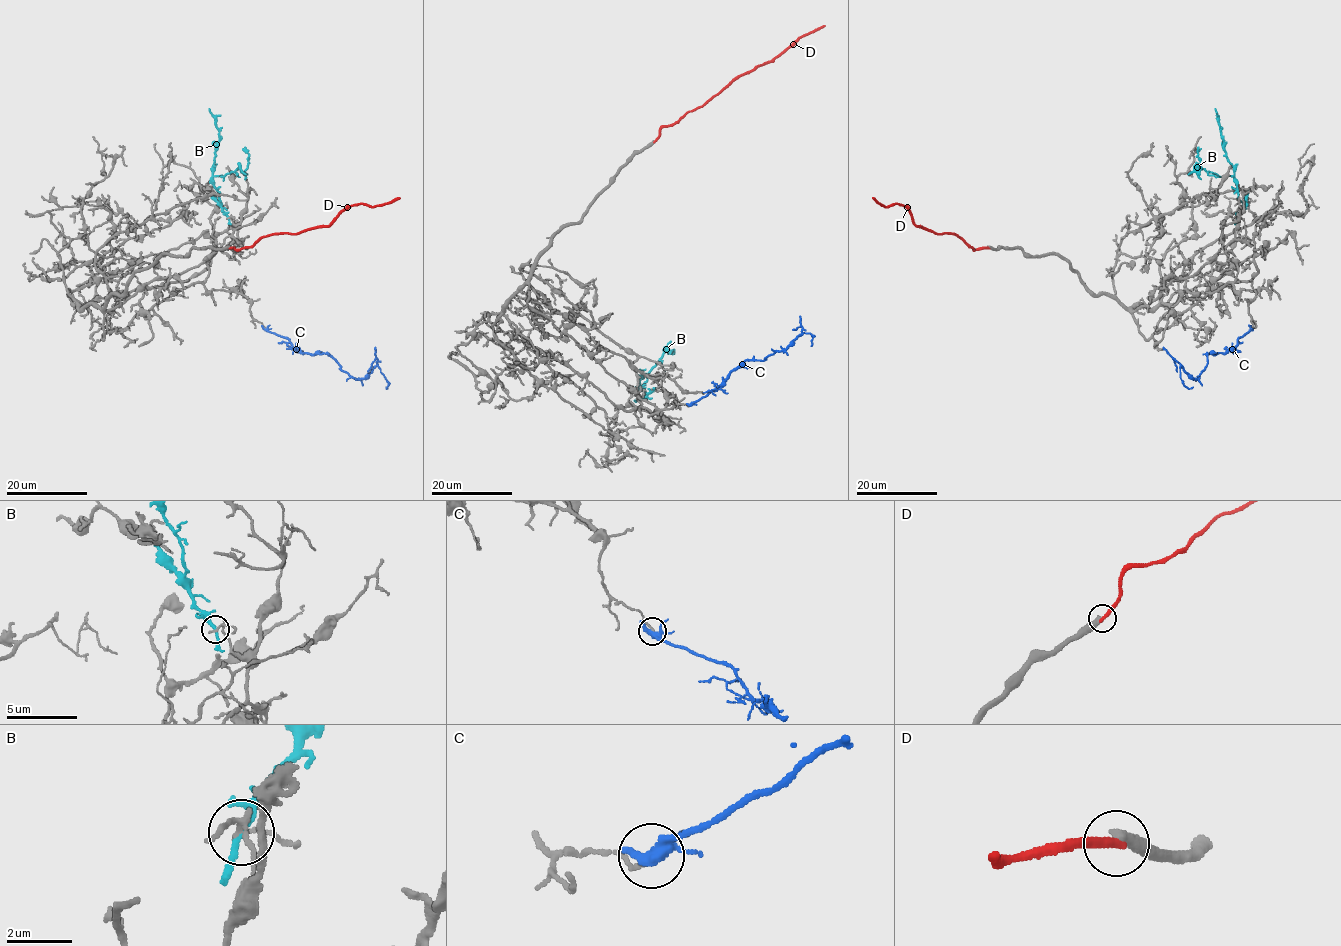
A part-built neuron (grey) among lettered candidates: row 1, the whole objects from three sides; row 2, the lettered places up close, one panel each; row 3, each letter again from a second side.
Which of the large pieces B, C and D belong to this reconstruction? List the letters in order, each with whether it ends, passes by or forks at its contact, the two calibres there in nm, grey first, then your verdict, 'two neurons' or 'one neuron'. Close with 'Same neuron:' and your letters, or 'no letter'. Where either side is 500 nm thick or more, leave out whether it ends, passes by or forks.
B: it passes by; 150 nm thick on the grey side, 190 nm on the other; two neurons
C: it forks there; 140 nm thick on the grey side, 300 nm on the other; two neurons
D: it ends there; 400 nm thick on the grey side, 280 nm on the other; one neuron
Same neuron: D

